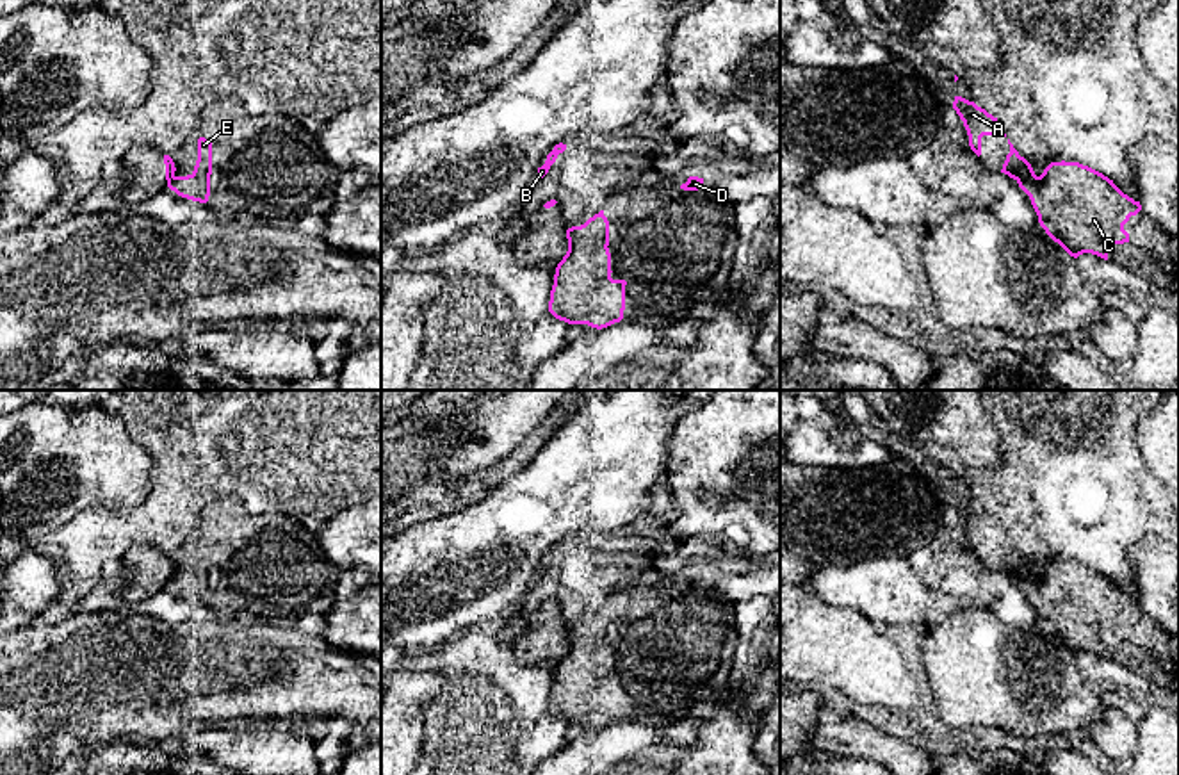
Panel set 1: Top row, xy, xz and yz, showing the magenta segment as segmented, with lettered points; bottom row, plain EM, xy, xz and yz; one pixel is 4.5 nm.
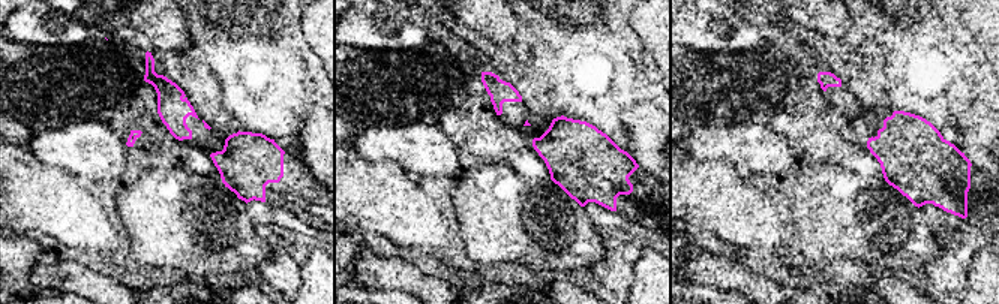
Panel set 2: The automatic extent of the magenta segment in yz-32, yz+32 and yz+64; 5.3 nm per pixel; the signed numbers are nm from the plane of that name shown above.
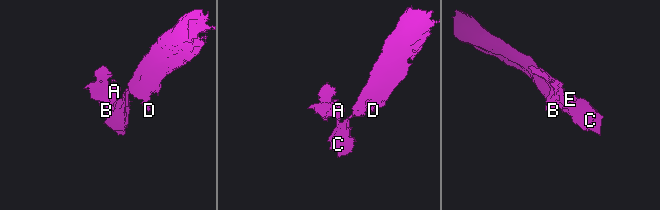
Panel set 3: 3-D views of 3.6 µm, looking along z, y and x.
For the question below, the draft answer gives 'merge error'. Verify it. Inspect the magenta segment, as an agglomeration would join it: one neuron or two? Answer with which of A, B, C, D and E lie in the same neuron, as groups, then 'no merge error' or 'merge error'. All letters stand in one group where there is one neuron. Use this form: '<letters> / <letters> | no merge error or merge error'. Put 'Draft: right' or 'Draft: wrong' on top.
Draft: right
A B / C D E | merge error

